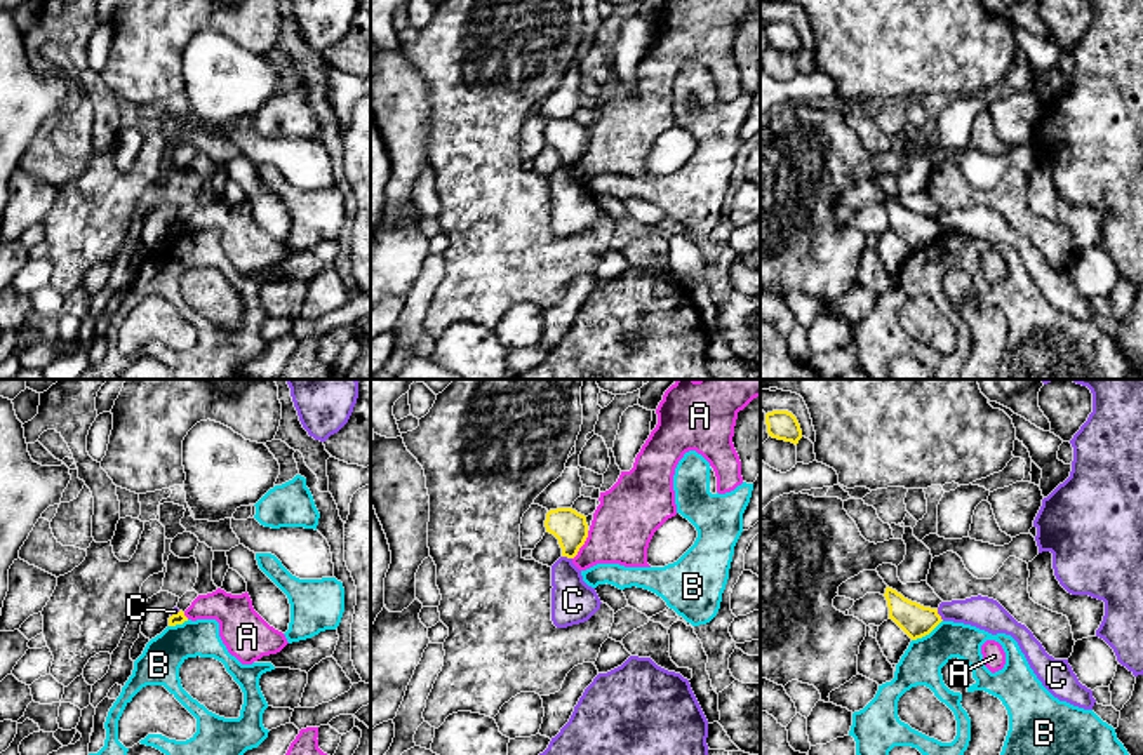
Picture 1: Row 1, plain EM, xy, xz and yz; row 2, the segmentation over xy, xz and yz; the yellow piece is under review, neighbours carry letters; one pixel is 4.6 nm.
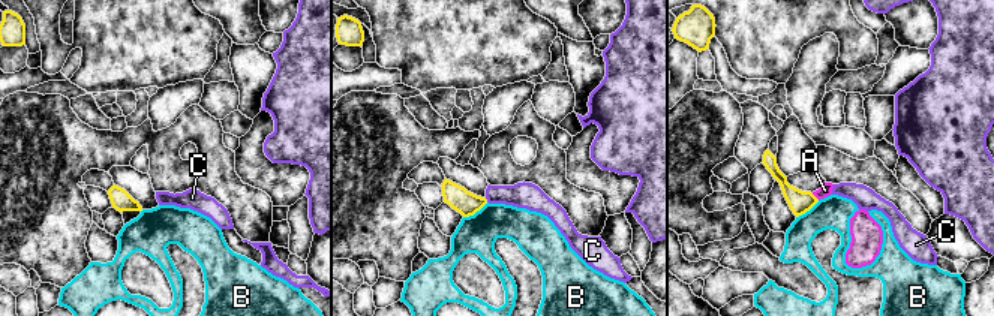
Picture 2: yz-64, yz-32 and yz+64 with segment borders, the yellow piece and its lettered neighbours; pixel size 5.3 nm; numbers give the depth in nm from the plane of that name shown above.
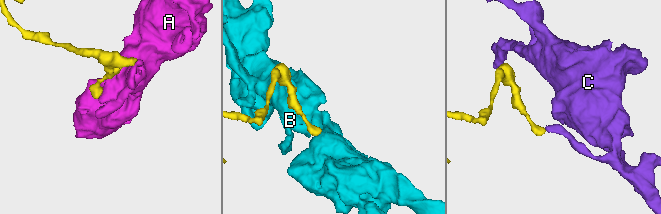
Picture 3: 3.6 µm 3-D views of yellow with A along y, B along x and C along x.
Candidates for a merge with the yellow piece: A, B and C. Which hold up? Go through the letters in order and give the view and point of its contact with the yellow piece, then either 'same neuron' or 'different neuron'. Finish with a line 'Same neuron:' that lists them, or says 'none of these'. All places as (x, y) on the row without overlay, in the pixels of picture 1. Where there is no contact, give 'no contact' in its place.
A: xz (583, 153) | different neuron
B: yz (926, 244) | different neuron
C: yz (938, 225) | different neuron
Same neuron: none of these

